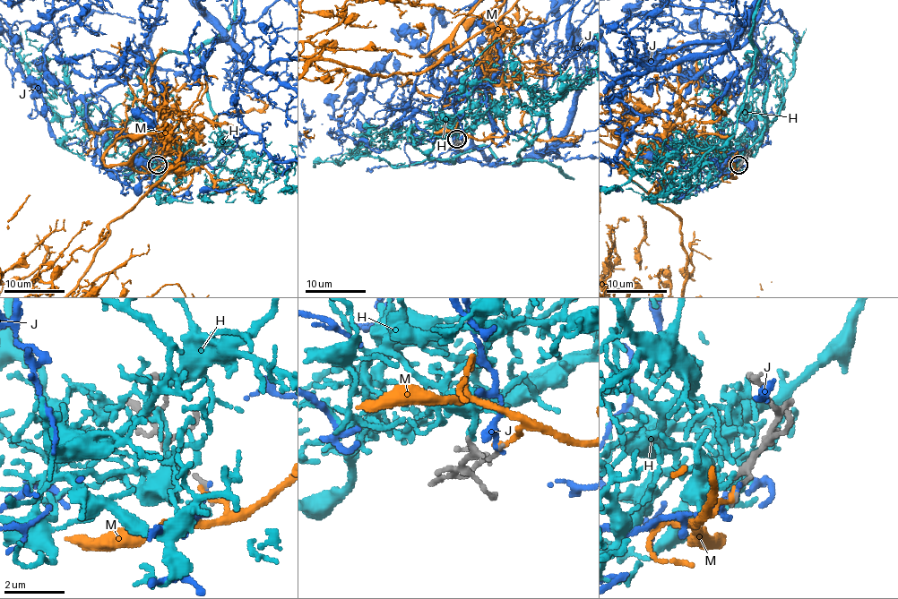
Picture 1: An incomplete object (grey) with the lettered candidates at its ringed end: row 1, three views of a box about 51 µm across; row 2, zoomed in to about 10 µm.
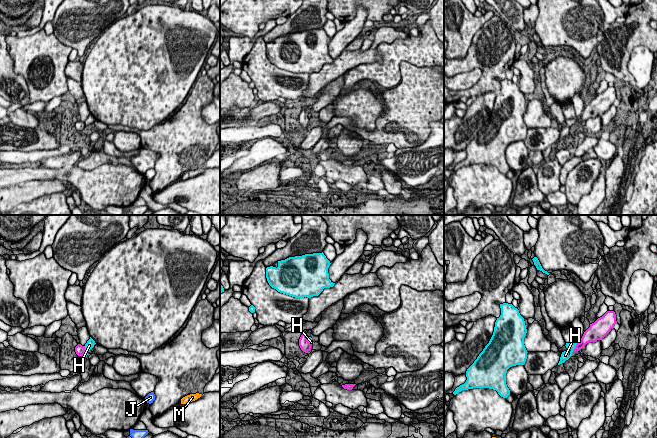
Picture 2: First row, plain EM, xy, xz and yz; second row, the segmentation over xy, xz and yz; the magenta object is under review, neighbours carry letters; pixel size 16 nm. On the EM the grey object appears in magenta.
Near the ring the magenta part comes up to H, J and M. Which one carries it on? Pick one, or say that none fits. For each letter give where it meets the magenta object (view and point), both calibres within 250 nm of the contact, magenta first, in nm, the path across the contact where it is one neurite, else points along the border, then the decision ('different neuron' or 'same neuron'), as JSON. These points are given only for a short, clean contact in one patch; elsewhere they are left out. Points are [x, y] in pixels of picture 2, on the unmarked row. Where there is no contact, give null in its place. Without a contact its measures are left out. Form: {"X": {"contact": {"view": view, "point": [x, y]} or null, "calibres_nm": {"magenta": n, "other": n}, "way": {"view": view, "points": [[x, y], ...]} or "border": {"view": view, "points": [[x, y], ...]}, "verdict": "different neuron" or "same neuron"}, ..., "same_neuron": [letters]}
{"H": {"contact": {"view": "xy", "point": [84, 127]}, "calibres_nm": {"magenta": 160, "other": 140}, "border": {"view": "xy", "points": [[83, 122], [84, 131]]}, "verdict": "different neuron"}, "J": {"contact": null, "verdict": "different neuron"}, "M": {"contact": null, "verdict": "different neuron"}, "same_neuron": []}

